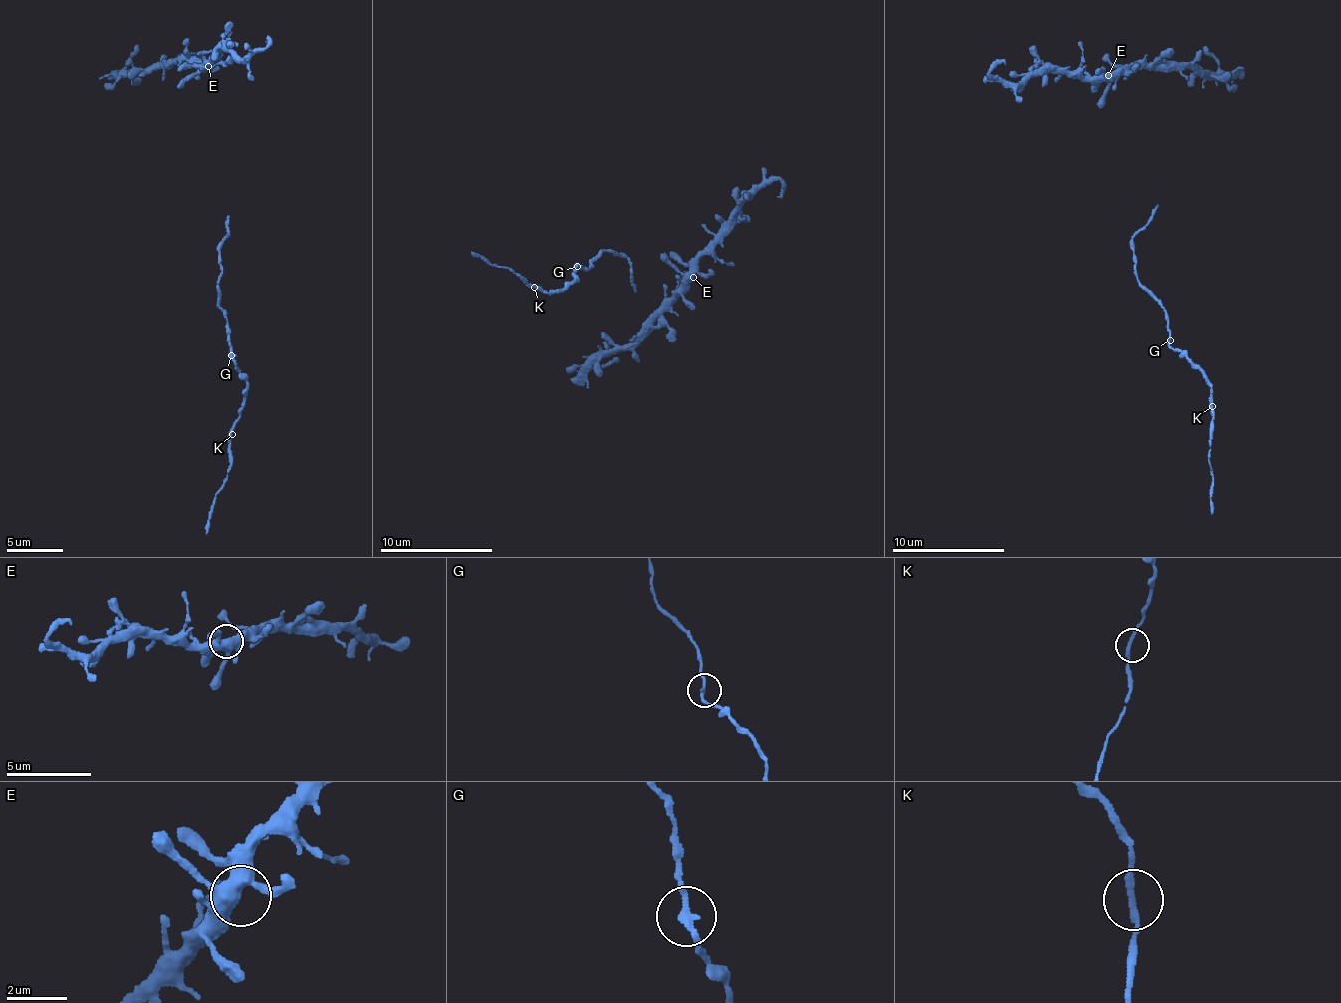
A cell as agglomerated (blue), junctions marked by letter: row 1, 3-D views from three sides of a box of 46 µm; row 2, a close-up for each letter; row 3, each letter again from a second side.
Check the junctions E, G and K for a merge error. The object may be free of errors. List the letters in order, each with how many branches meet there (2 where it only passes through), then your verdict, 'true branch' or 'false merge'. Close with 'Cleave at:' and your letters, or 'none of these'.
E: 5 branches meet; true branch
G: 2 branches meet; true branch
K: 2 branches meet; true branch
Cleave at: none of these

